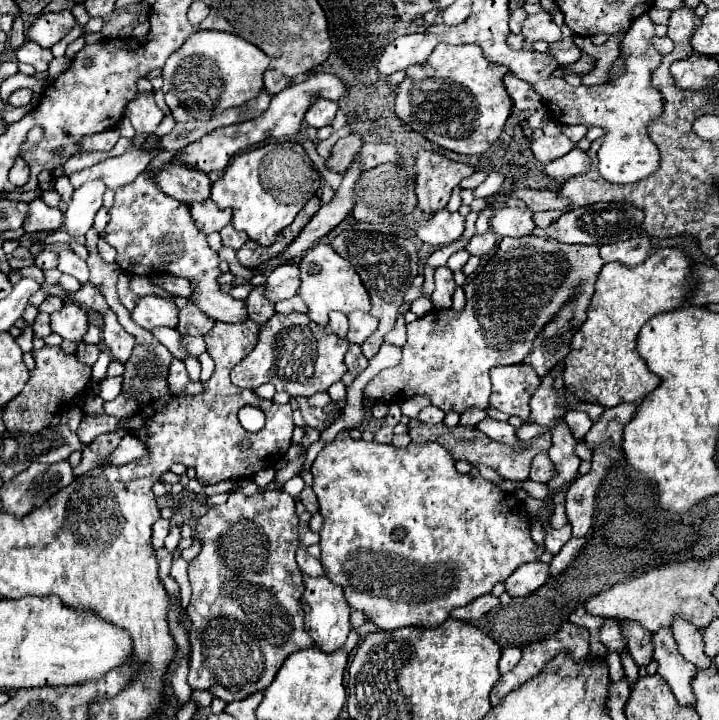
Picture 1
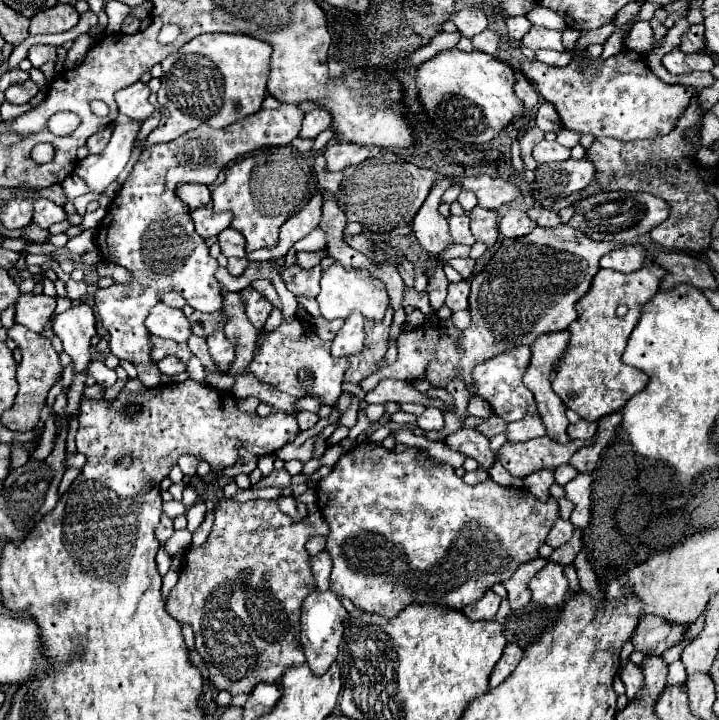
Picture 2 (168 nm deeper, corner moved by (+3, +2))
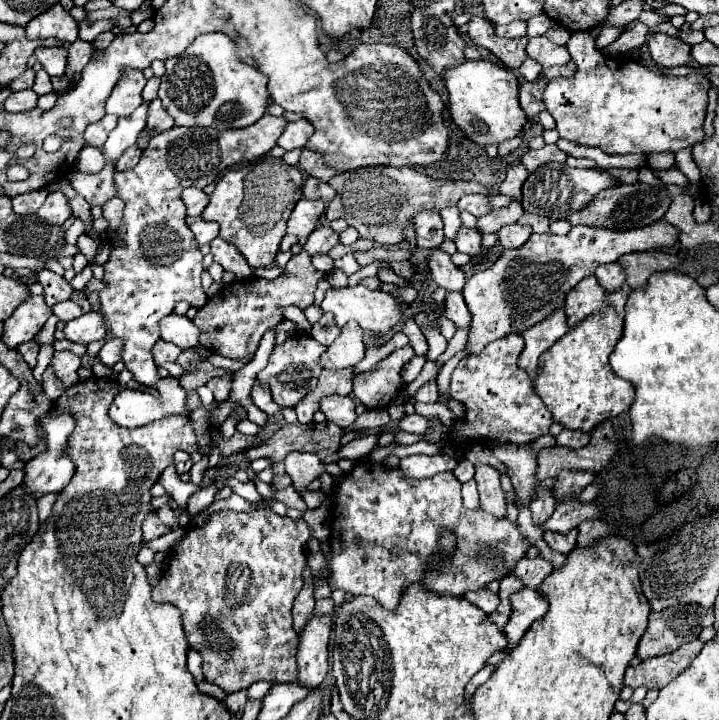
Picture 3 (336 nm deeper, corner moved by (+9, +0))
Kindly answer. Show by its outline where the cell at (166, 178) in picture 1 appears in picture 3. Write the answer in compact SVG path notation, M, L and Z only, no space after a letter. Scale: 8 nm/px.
M186 188L182 192L182 200L188 208L188 216L200 216L200 212L208 206L208 194L198 188Z

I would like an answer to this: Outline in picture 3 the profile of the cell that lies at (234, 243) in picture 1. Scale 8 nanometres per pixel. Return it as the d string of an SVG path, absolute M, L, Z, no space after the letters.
M216 238L214 242L210 242L210 250L212 250L214 262L218 262L224 270L234 272L238 278L250 278L252 276L252 268L246 264L242 254L238 254L238 250L232 244L228 244L226 240Z

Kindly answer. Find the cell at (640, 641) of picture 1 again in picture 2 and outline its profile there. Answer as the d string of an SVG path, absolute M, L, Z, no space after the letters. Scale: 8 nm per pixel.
M646 614L640 618L634 630L632 644L634 650L642 652L644 656L662 656L664 650L684 640L684 630L686 626L672 626L662 622L662 618Z

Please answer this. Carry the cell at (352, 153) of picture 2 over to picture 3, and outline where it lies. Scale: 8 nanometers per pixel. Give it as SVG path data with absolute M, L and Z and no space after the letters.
M308 148L302 150L298 164L300 164L300 168L302 168L308 176L314 176L314 178L318 178L318 180L322 180L322 182L328 182L328 180L336 174L332 168L326 168L322 156L318 156L316 152L310 152Z

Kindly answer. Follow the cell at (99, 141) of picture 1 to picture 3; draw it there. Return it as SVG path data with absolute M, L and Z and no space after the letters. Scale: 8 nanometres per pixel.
M96 146L82 148L82 152L78 156L78 162L76 162L76 168L84 174L100 172L104 168L104 156L102 156L100 148L96 148Z

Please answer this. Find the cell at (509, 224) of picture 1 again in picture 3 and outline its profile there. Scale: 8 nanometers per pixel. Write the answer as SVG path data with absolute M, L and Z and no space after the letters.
M510 224L510 226L500 228L498 238L500 238L500 244L504 248L520 248L520 246L526 244L526 240L530 238L530 234L532 234L532 228L530 226Z

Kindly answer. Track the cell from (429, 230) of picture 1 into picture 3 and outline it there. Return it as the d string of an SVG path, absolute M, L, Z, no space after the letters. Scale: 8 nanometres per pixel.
M462 226L456 236L456 248L458 252L464 252L468 256L478 256L482 252L482 234L478 230Z

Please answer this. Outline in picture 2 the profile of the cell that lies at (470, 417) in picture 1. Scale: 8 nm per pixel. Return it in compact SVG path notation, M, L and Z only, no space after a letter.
M460 428L458 432L454 432L446 438L446 444L452 450L458 450L458 452L478 460L478 466L484 470L494 462L494 454L490 450L488 438L476 428Z

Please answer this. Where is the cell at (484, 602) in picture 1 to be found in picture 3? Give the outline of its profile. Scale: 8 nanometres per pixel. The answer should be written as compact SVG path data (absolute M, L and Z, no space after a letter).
M480 588L480 590L474 590L474 592L470 590L470 592L464 594L464 598L466 598L468 602L472 602L474 606L482 608L486 614L494 612L494 608L498 606L498 596L492 594L488 588Z

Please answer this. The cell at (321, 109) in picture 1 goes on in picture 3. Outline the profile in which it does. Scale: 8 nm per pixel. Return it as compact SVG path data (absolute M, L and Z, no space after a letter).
M298 120L298 122L292 122L286 126L286 130L282 132L282 136L278 138L278 146L284 148L286 152L288 150L296 150L296 148L304 148L308 138L312 136L314 128L308 120Z

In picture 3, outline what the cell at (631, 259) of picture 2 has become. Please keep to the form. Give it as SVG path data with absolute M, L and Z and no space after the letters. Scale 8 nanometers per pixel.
M614 262L614 264L602 264L596 270L596 278L604 290L614 292L614 290L620 290L624 286L626 276L622 276L622 266L618 262Z

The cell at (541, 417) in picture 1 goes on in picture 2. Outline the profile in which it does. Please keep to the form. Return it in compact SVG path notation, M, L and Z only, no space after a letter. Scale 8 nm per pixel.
M528 414L518 422L510 422L506 428L506 434L508 434L508 440L524 442L524 440L530 440L536 436L544 436L546 428L544 428L538 414Z

